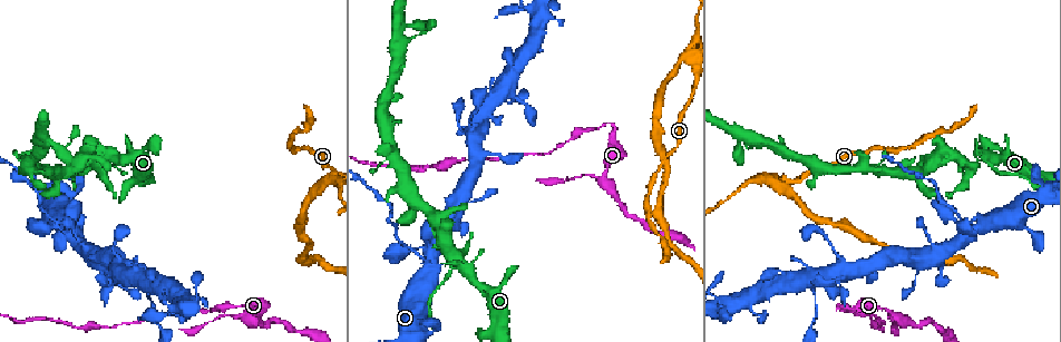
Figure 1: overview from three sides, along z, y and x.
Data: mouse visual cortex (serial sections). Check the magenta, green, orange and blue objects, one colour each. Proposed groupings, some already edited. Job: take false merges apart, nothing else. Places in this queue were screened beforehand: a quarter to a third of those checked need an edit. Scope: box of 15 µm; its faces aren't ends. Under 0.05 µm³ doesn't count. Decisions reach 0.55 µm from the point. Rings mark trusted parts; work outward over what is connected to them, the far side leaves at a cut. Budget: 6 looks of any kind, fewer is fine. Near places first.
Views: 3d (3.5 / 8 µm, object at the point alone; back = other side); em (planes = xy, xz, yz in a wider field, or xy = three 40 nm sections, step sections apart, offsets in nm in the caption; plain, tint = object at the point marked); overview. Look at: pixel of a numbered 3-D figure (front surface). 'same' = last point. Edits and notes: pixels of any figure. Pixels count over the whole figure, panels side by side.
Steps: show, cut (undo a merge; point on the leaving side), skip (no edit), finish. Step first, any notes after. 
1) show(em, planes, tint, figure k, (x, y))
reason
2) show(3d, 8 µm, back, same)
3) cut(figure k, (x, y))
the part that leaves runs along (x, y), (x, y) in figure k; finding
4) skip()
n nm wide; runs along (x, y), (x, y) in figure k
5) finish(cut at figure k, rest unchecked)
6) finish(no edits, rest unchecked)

show(3d, 3.5 µm, figure 1, (772, 178))
abrupt turn

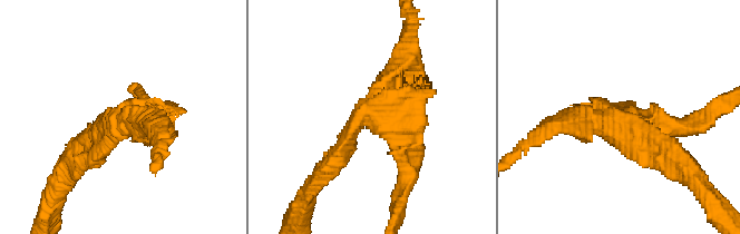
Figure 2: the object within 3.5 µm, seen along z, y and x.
show(em, xy, step 1, tint, figure 2, (383, 112))
shape alone is not enough

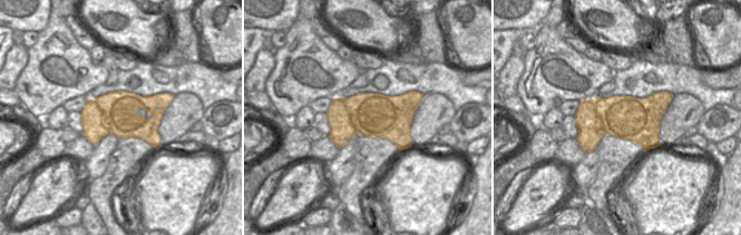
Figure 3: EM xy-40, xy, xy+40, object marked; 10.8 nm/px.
cut(figure 2, (347, 155))
480 nm wide; the part that leaves runs along (363, 113), (340, 156), (312, 184) in figure 2; a second cell is stuck on

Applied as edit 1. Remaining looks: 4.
show(overview)
redraw

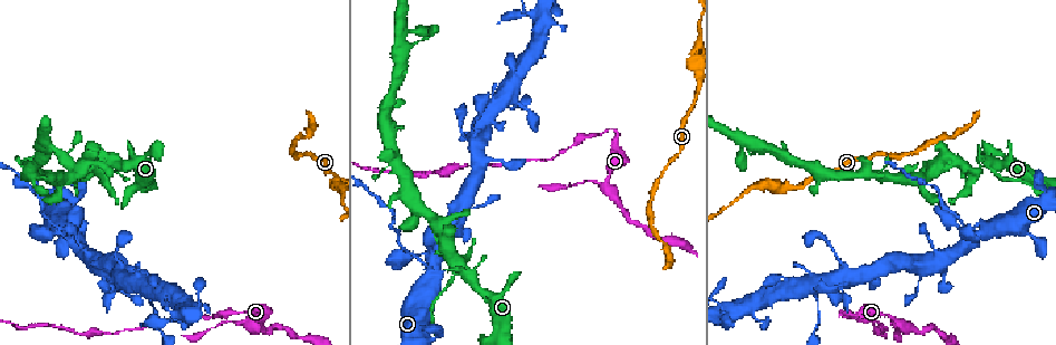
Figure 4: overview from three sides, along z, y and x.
show(em, xy, step 3, tint, figure 4, (250, 312))
abrupt turn

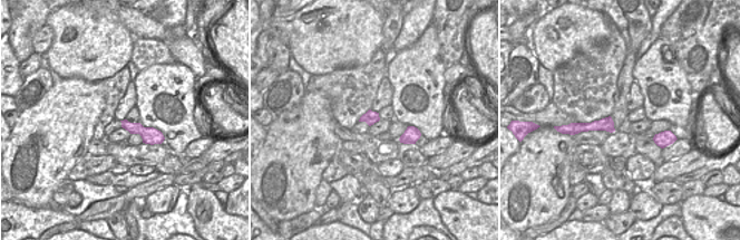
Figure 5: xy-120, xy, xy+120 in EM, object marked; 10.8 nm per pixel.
show(3d, 3.5 µm, same)

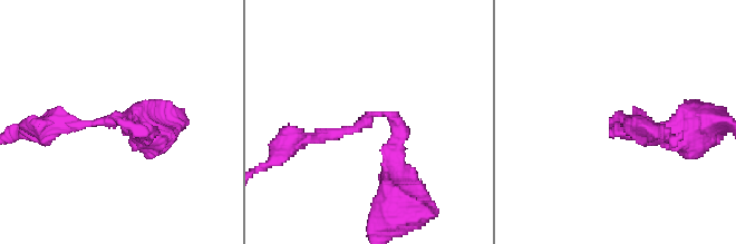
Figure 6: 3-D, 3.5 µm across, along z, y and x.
skip()
arms of 150, 200 nm; runs along (141, 134), (120, 116), (55, 123) in figure 6; continuous, no second cell

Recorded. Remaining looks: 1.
finish(cut at figure 2, rest unchecked)

